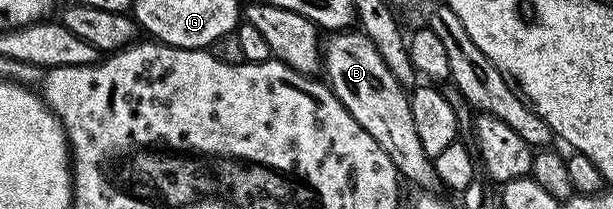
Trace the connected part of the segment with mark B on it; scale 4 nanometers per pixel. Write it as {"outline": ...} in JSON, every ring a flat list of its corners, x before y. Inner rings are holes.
{"outline":[[346,29,342,32,330,34,322,46,324,78,327,86,333,91,334,97,342,103,359,121,375,141,391,157,398,172,405,175,413,183,418,183,421,189,429,189,429,171,433,167,433,159,423,151,419,141,415,120,412,117,410,92,387,69,387,61,379,53,378,47,364,35,364,32,355,29]]}

